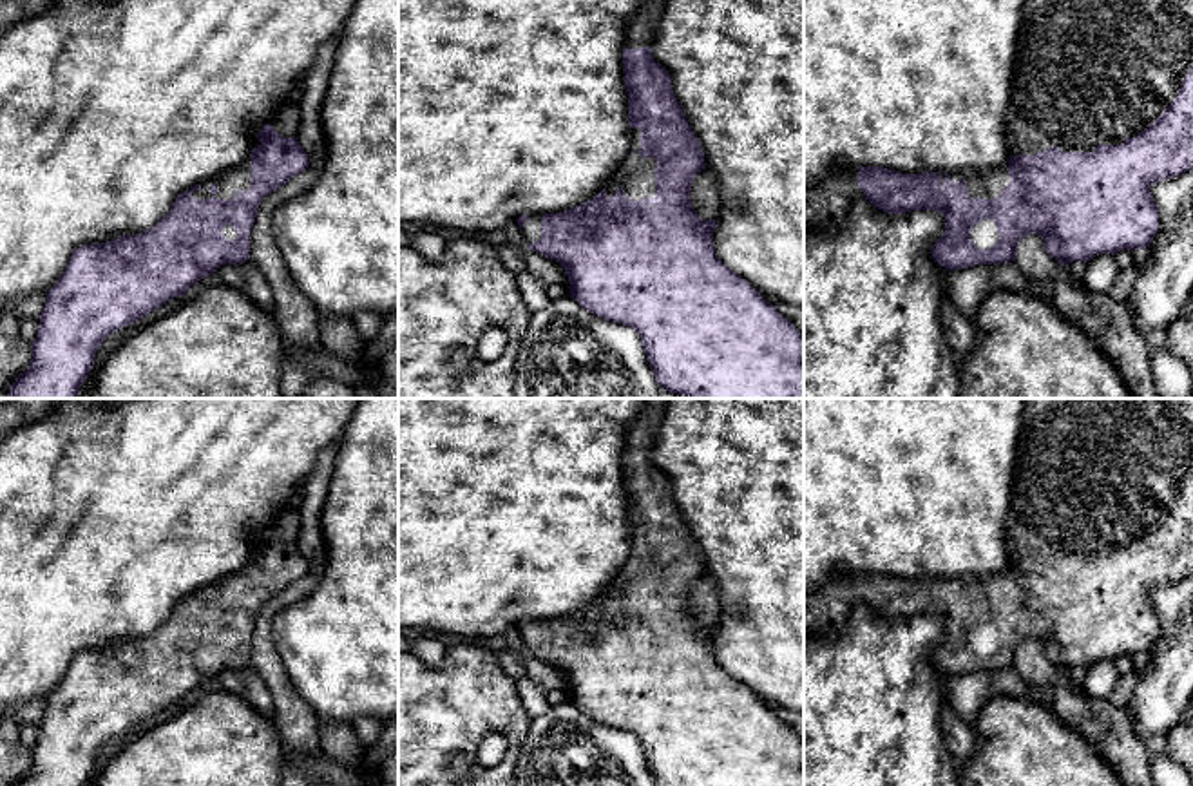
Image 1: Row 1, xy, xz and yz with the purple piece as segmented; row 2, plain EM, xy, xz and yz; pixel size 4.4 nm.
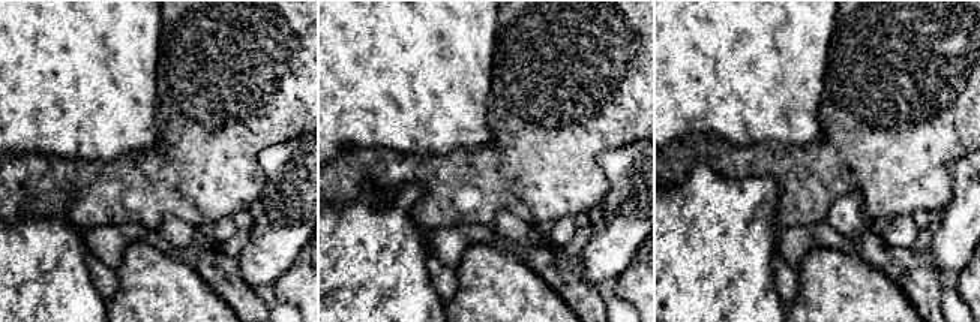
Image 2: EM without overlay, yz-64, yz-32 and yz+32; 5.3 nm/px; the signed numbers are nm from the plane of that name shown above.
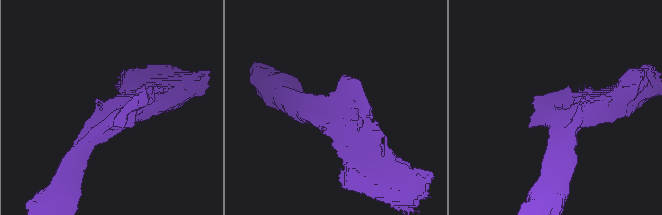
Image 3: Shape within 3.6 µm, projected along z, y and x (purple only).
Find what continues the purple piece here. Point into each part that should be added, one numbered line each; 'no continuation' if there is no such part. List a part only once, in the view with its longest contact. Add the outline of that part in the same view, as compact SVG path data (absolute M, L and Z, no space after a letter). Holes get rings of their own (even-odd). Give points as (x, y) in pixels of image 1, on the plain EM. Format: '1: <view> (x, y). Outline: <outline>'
1: yz (1090, 475). Outline: M1023 398L1023 420L1016 442L1012 469L1010 514L1005 523L1005 542L1010 561L1037 560L1057 551L1061 558L1093 558L1097 551L1122 551L1137 543L1175 505L1184 482L1193 471L1193 398Z

